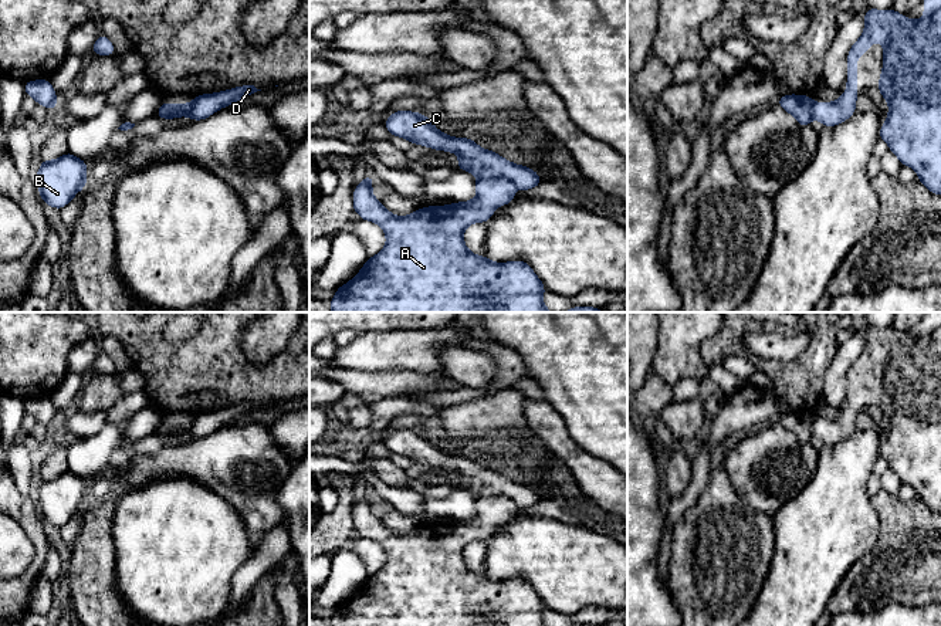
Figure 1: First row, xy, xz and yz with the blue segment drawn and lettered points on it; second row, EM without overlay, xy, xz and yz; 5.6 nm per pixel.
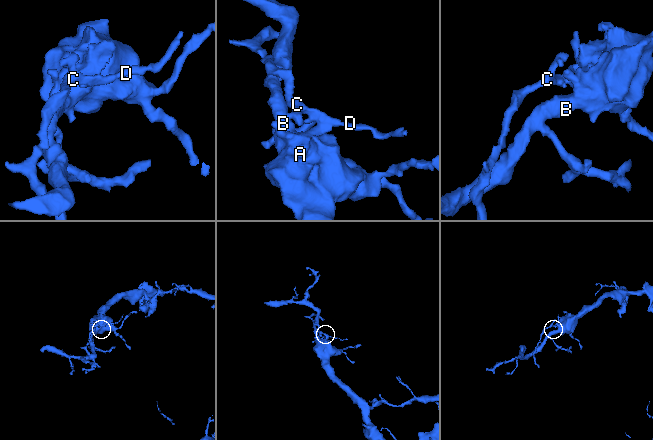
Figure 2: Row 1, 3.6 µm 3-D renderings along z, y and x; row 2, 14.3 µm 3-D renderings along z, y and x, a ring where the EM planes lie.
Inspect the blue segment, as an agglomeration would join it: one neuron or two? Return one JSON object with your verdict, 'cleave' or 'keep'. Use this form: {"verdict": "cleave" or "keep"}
{"verdict": "cleave"}

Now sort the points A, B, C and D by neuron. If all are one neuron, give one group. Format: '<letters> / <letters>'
A B / C D

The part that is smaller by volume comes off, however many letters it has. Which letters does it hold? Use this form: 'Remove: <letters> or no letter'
Remove: C, D

